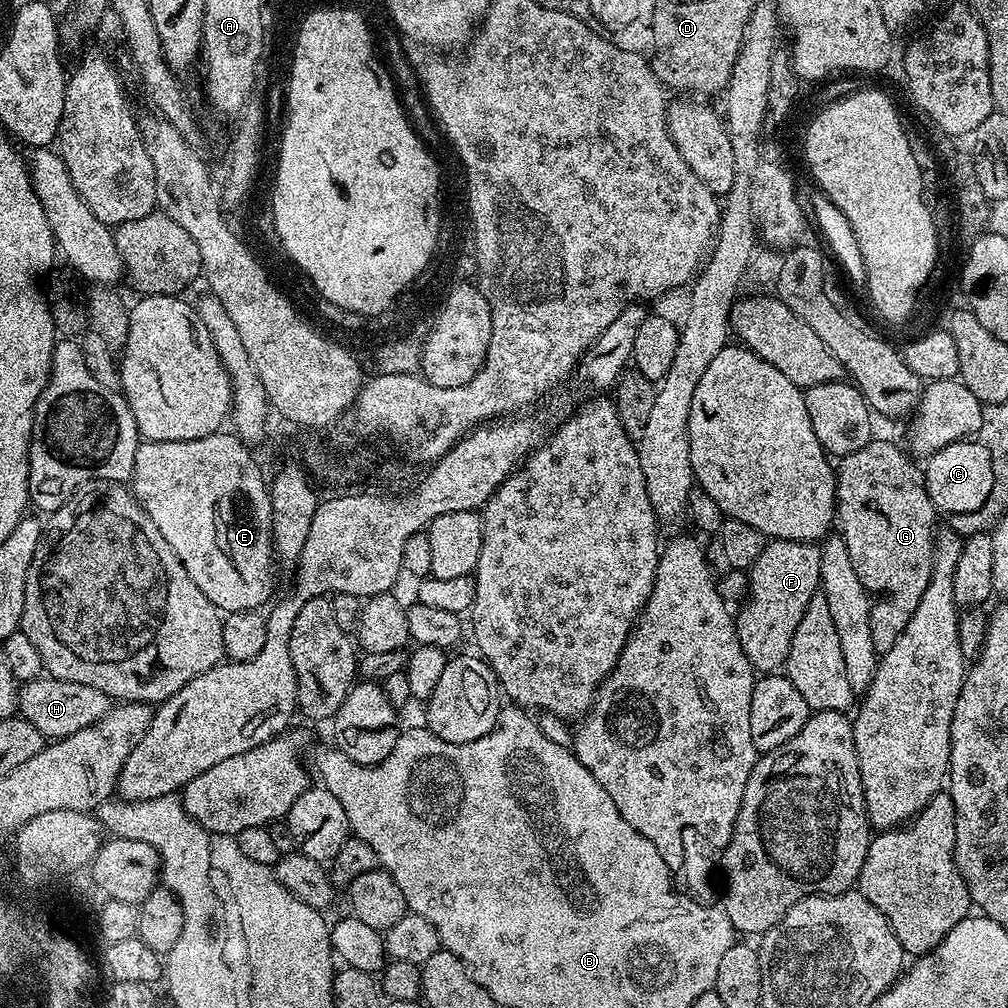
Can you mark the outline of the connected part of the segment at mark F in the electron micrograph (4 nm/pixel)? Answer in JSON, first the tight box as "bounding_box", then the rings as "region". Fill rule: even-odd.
{"bounding_box":[735,539,821,674],"region":[[[769,539],[764,545],[758,562],[750,570],[750,595],[745,606],[735,617],[736,633],[742,642],[746,658],[753,669],[760,674],[776,674],[787,665],[788,651],[792,645],[798,624],[810,606],[810,602],[821,591],[820,586],[820,548],[805,546],[798,540]]]}

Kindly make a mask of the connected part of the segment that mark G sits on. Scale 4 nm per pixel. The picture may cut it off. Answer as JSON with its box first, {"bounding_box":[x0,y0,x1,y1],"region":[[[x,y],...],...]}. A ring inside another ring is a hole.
{"bounding_box":[835,438,936,654],"region":[[[874,438],[862,446],[862,450],[854,450],[854,454],[843,457],[839,461],[840,468],[838,464],[835,469],[838,528],[850,550],[854,570],[858,578],[862,578],[862,586],[874,597],[870,638],[874,638],[874,646],[880,654],[888,652],[890,646],[898,642],[898,636],[906,630],[910,618],[914,618],[932,577],[932,562],[936,555],[936,507],[924,489],[924,474],[917,461],[901,445],[900,448],[888,440]]]}

